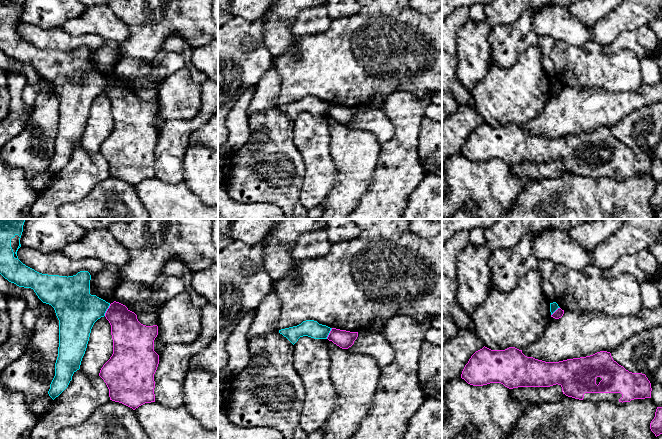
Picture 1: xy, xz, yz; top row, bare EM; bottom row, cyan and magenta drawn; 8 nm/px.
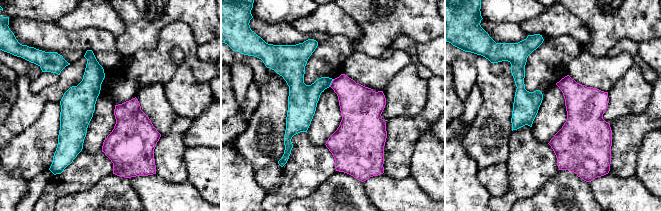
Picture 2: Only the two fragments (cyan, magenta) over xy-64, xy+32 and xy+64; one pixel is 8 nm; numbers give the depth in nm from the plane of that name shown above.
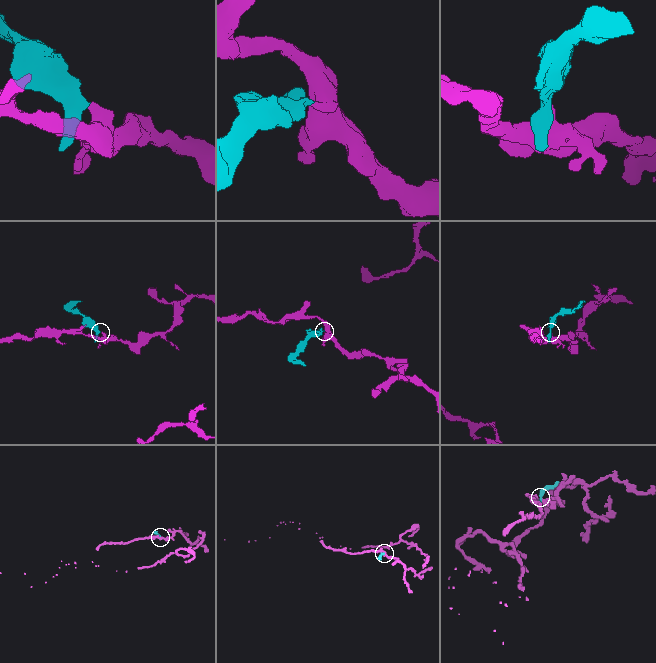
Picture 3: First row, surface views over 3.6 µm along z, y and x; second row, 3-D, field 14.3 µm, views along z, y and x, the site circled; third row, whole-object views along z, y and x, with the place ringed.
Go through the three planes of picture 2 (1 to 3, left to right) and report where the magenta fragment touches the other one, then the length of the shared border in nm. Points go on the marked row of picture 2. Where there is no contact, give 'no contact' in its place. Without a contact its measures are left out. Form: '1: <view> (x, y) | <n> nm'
1: no contact
2: xy+32 (331, 82) | 80 nm
3: no contact

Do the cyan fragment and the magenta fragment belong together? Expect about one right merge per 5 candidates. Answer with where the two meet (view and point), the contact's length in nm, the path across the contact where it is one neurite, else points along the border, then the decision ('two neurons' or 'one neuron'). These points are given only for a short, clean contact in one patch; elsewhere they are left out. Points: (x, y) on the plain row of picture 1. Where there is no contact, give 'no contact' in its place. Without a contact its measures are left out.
contact xy (106, 86); length 110 nm; border xy (110, 80), (104, 91); two neurons

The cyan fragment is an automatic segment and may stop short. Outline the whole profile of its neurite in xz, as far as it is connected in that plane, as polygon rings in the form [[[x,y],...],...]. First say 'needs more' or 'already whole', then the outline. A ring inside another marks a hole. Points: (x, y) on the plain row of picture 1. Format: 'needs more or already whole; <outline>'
already whole; [[[306,96],[301,100],[279,106],[293,121],[300,113],[308,112],[314,115],[327,115],[332,104],[319,100],[314,96]]]

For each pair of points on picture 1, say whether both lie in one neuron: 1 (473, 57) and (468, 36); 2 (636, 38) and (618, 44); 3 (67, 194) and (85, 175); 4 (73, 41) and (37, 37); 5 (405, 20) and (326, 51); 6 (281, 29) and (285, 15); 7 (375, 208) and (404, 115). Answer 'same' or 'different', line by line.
1: same
2: same
3: same
4: same
5: same
6: same
7: same

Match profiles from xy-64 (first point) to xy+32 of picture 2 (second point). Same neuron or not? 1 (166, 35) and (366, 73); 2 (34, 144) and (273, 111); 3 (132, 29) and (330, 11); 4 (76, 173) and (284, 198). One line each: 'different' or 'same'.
1: different
2: same
3: different
4: same

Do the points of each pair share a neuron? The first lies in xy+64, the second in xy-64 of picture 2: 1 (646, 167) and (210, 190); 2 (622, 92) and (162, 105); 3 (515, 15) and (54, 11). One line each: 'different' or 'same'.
1: same
2: different
3: same

